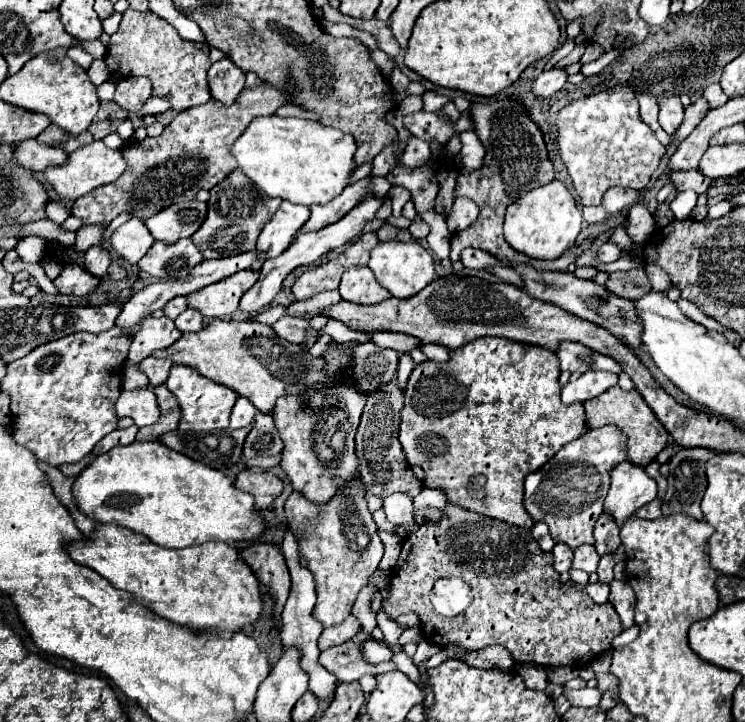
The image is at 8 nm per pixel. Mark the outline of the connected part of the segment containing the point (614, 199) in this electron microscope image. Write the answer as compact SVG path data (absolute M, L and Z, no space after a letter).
M612 187L612 191L608 191L608 195L604 195L604 209L610 213L622 213L624 209L630 209L632 205L644 203L640 191L632 191L632 189L624 189L624 187Z

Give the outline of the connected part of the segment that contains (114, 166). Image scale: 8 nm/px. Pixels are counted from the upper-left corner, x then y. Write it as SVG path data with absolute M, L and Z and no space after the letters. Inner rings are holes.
M94 141L86 147L80 147L78 151L70 153L70 159L64 167L50 167L50 171L46 171L44 175L62 199L76 201L78 197L90 193L92 189L96 189L100 185L114 183L124 171L126 171L126 159L122 157L122 151L112 151L104 145L104 141Z

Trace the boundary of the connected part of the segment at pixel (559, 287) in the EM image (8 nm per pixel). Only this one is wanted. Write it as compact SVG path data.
M518 265L514 269L516 269L516 273L522 275L522 279L526 283L524 291L528 295L532 295L534 299L552 303L572 315L578 315L580 319L592 321L592 323L608 329L612 335L622 339L632 349L638 349L642 345L640 343L640 323L636 323L636 315L632 315L632 301L630 299L620 299L620 297L608 293L606 287L596 285L594 281L578 279L572 273L558 273L558 271L548 271L548 273L544 271L542 273L530 265Z

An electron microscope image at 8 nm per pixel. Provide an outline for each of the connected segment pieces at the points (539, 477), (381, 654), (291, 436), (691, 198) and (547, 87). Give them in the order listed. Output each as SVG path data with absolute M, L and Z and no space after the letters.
M606 425L600 429L590 429L586 435L578 437L576 441L570 441L564 445L540 471L532 473L526 477L526 495L524 495L524 505L534 521L544 521L548 523L552 537L556 541L562 541L576 549L583 544L594 544L592 529L596 519L604 511L604 497L610 487L610 471L628 459L628 447L626 447L626 435L616 429L614 425Z
M366 641L364 643L364 659L372 665L382 663L382 661L390 661L392 659L392 651L386 645L380 645L376 641Z
M348 387L328 391L328 395L316 395L316 399L312 399L312 411L304 411L296 399L280 399L280 403L276 403L274 419L284 439L284 457L280 465L292 479L294 489L314 503L326 503L326 499L336 495L338 487L344 487L352 475L358 475L354 435L364 403L364 395L348 391Z
M682 191L670 203L670 209L674 211L676 219L686 219L690 215L690 211L696 207L696 201L698 201L698 193L696 191Z
M550 69L550 71L542 71L538 75L538 79L532 85L532 93L536 99L548 99L550 95L554 95L556 91L560 91L566 83L566 71L564 69Z

